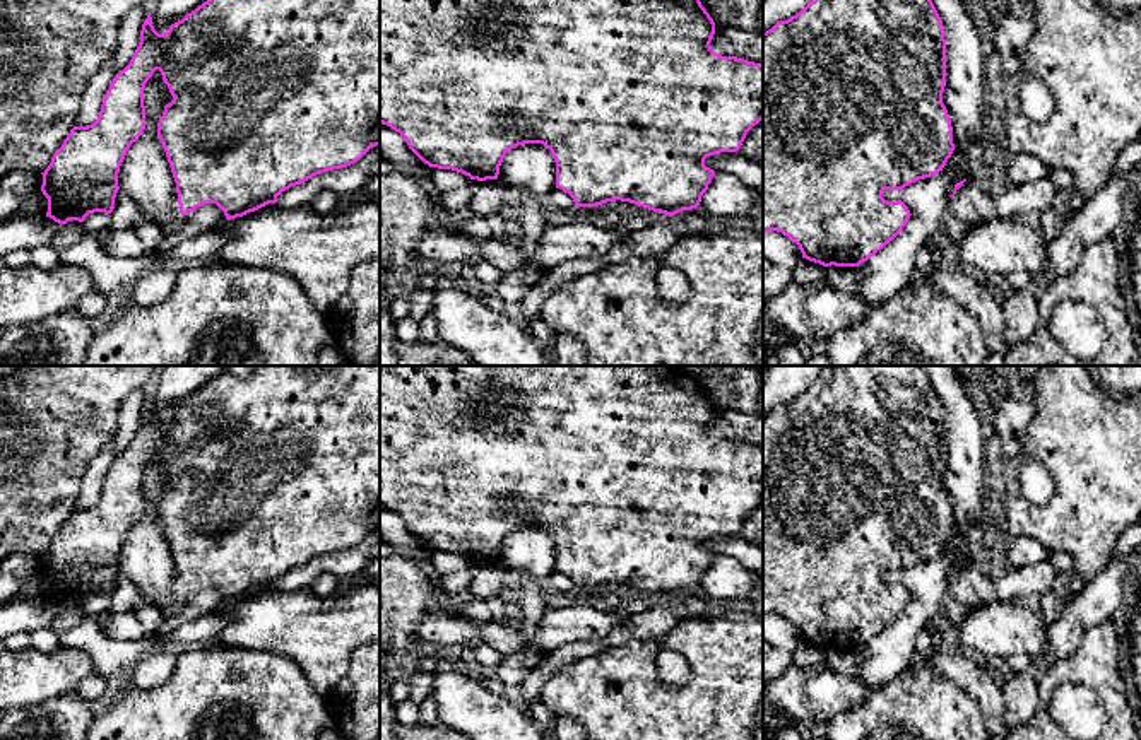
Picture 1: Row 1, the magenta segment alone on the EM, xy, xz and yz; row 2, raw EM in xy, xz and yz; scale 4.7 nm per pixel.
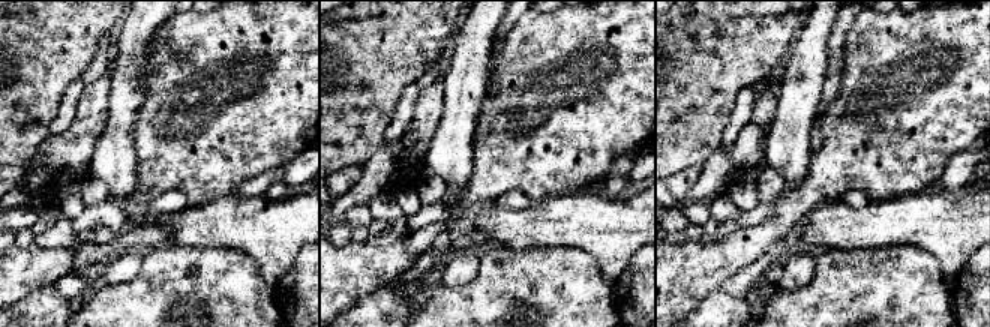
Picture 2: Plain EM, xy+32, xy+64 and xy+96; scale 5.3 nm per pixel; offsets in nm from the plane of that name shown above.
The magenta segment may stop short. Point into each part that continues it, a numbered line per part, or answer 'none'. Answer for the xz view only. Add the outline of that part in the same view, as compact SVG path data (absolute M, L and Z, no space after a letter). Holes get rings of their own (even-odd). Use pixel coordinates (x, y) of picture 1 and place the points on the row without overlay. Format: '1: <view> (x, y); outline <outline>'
none

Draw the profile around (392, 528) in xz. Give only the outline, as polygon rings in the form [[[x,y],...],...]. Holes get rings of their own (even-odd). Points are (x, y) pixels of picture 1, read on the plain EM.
[[[380,506],[380,537],[387,540],[397,552],[414,559],[429,579],[436,584],[436,600],[440,610],[462,615],[462,603],[452,598],[441,583],[441,578],[433,571],[428,561],[428,547],[424,547],[407,528],[404,520],[390,509]]]

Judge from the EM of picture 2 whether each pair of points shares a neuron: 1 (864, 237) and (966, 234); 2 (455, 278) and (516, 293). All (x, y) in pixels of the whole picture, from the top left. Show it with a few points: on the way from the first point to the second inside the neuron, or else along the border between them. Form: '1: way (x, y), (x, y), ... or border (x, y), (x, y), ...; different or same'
1: way (890, 230), (941, 230); same
2: border (480, 257), (477, 273), (470, 281), (440, 285); different

